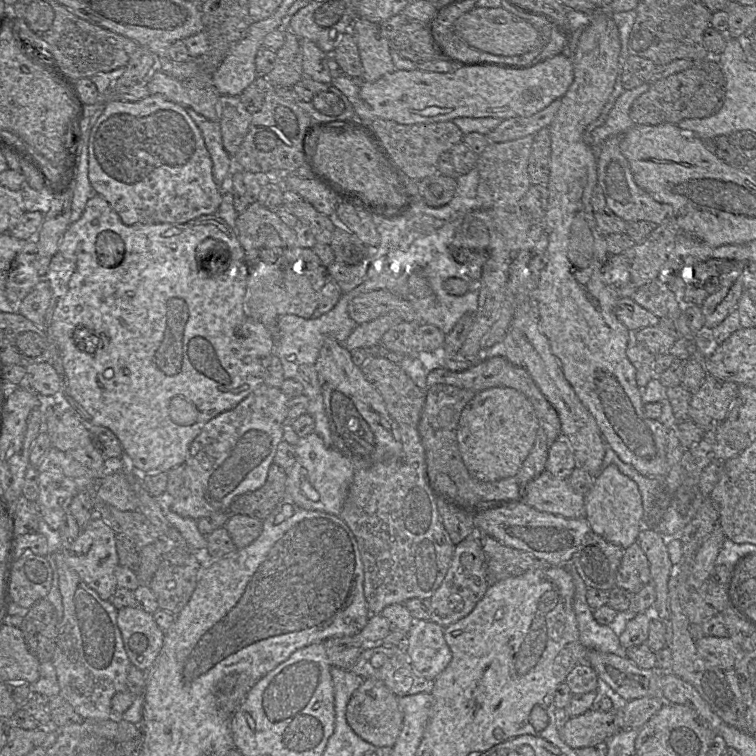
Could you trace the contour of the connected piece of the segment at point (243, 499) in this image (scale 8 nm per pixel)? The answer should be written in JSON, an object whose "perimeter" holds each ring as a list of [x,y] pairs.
{"perimeter":[[[272,463],[264,485],[235,497],[229,506],[229,514],[247,515],[263,521],[284,498],[286,478],[286,471]]]}

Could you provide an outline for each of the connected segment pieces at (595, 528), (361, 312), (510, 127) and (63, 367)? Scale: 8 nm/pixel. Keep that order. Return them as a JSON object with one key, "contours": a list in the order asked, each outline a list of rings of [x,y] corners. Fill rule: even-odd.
{"contours":[[[[611,464],[594,477],[594,483],[585,495],[585,518],[591,531],[606,541],[626,549],[636,542],[639,531],[644,527],[644,509],[642,497],[635,481],[620,472],[615,464]]],[[[388,290],[359,294],[349,302],[348,313],[358,325],[384,315],[398,316],[405,322],[416,320],[416,313],[410,301]]],[[[561,99],[553,101],[543,110],[529,117],[515,117],[503,120],[494,130],[486,134],[489,143],[507,142],[549,127],[561,106]]],[[[94,194],[88,200],[82,216],[71,223],[62,236],[58,250],[48,266],[47,281],[52,297],[44,322],[45,331],[57,347],[57,364],[55,363],[54,368],[62,381],[58,400],[77,416],[84,418],[83,421],[86,421],[89,427],[110,429],[121,443],[124,462],[135,473],[168,472],[183,465],[189,456],[192,441],[204,425],[220,413],[235,408],[248,394],[264,383],[268,357],[273,353],[274,337],[261,323],[261,327],[249,328],[247,338],[241,338],[240,326],[248,318],[245,313],[247,276],[246,255],[236,229],[231,228],[217,214],[203,215],[186,223],[126,225],[102,196]]]]}

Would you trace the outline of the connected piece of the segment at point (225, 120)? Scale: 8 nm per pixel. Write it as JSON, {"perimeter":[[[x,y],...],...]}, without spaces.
{"perimeter":[[[219,95],[218,104],[223,147],[233,157],[248,133],[252,114],[239,96]]]}

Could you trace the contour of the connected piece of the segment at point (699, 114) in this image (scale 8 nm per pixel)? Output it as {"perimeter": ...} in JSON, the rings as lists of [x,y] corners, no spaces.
{"perimeter":[[[709,57],[699,63],[696,63],[690,69],[670,75],[653,84],[647,92],[640,95],[631,105],[629,116],[634,125],[659,125],[675,124],[685,119],[706,118],[713,115],[713,109],[720,101],[725,98],[726,81],[718,60]]]}

